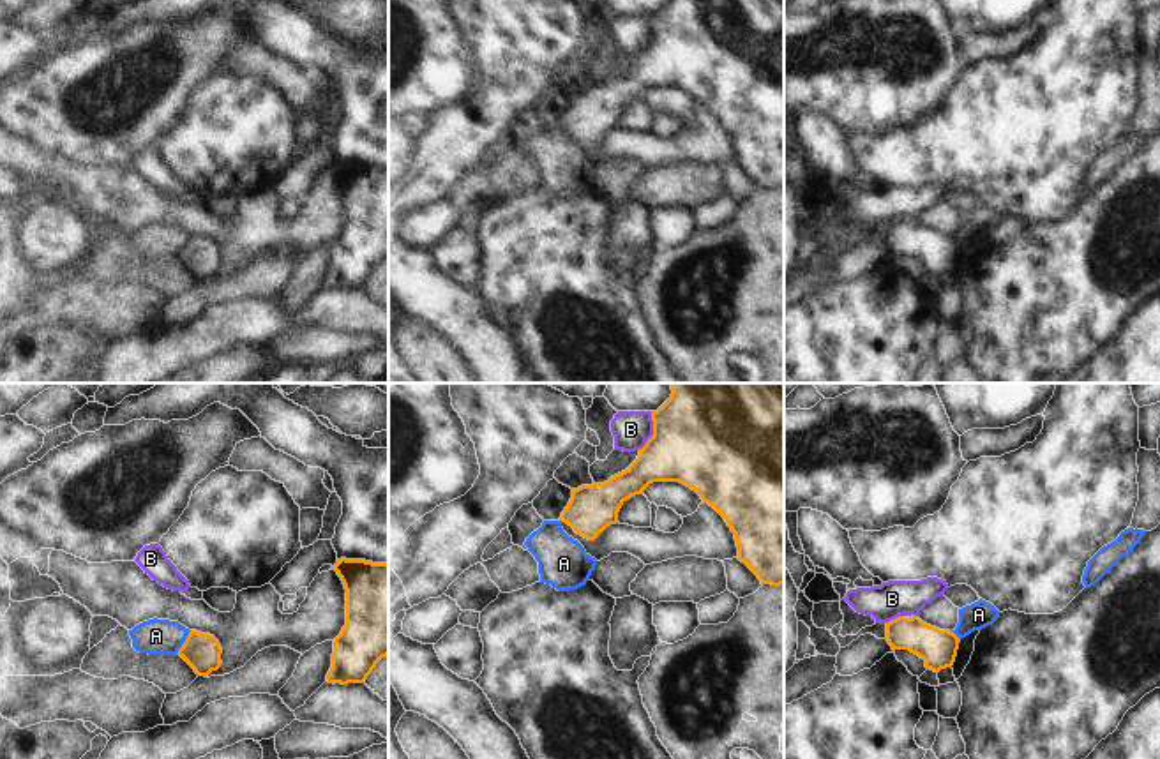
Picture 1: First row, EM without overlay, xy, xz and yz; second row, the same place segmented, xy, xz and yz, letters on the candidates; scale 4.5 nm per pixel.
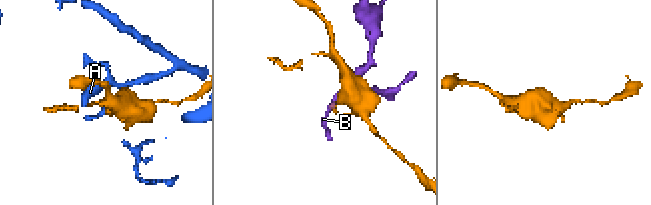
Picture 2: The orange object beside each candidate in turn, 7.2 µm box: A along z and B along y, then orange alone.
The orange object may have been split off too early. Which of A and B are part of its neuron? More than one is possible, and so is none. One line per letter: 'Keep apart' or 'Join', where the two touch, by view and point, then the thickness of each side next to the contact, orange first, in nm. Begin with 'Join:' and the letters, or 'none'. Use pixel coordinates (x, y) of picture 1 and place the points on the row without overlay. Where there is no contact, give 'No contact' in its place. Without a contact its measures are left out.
Join: none
A: Keep apart. Touches orange at xy (186, 246). Thickness 170 nm (orange) against 160 nm
B: Keep apart. Touches orange at xz (654, 36). Thickness 440 nm (orange) against 170 nm

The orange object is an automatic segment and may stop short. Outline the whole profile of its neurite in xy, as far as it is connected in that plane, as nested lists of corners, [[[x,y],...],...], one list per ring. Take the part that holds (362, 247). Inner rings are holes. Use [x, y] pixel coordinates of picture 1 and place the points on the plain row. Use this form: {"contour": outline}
{"contour": [[[341,162],[334,169],[346,194],[346,229],[334,244],[328,288],[365,288],[376,268],[388,259],[388,168]]]}

